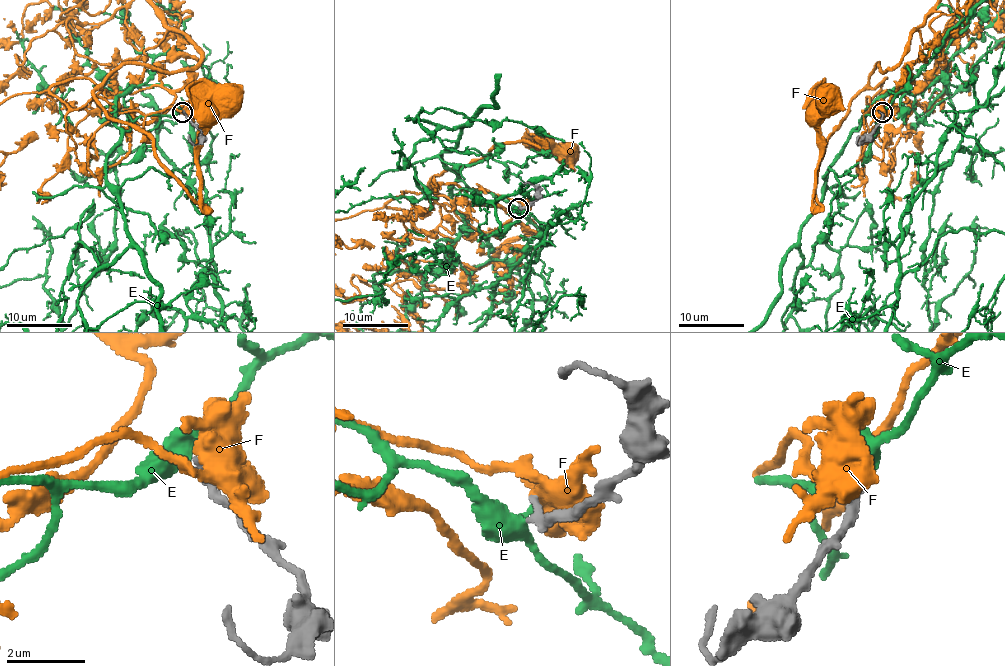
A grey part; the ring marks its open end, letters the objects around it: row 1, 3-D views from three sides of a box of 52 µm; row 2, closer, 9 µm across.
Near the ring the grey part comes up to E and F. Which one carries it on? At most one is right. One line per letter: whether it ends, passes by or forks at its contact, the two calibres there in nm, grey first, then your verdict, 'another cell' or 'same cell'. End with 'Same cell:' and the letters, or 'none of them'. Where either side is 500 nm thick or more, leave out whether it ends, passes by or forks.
E: it forks there; 240 nm thick on the grey side, 380 nm on the other; same cell
F: it forks there; 200 nm thick on the grey side, 480 nm on the other; another cell
Same cell: E

